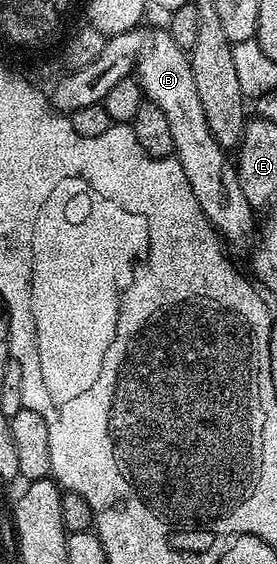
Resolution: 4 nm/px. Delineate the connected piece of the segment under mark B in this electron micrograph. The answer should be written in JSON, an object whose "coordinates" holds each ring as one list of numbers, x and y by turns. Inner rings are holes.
{"coordinates":[[163,29,156,34,153,33,149,48,139,64,136,65,136,76,139,85,143,89,146,100,154,103,166,115,169,124,169,131,172,132,174,143,174,157,181,163,182,170,185,171,185,177,190,183,194,198,197,199,201,211,209,219,214,228,221,234,224,242,239,245,249,236,255,225,255,210,252,208,245,193,241,189,238,170,234,164,227,159,228,154,223,150,209,131,205,120,205,113,202,110,201,99,198,98,197,85,193,80,191,61,186,50,177,47,168,30]]}

